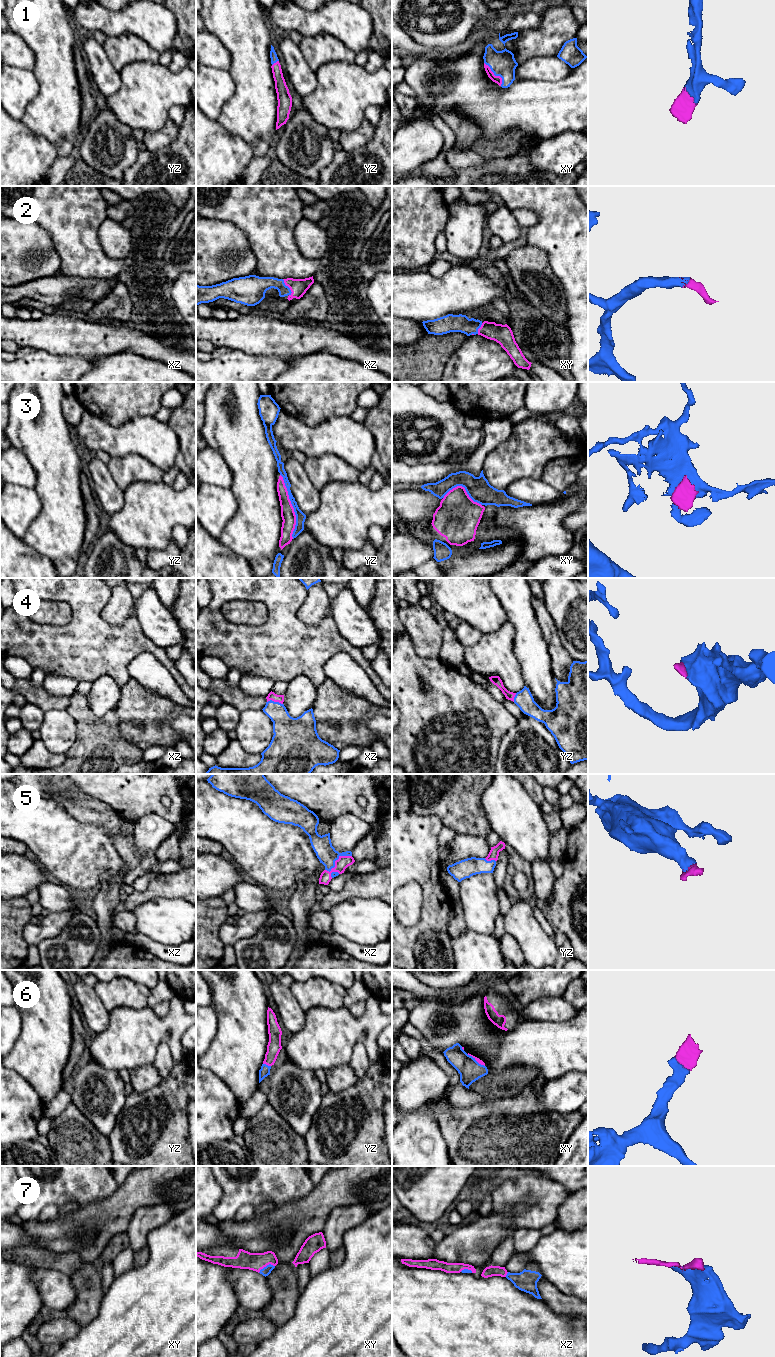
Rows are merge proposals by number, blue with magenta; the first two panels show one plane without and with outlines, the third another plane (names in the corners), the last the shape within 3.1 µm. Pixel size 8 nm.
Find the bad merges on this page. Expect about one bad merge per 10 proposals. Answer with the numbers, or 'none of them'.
3

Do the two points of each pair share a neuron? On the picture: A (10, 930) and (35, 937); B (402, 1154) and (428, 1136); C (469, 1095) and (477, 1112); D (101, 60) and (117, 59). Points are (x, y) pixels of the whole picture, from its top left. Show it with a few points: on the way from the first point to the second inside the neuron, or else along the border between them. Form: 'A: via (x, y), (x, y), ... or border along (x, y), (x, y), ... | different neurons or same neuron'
A: border along (30, 921), (23, 929), (23, 938), (28, 944) | different neurons
B: via (408, 1154), (422, 1142) | same neuron
C: border along (487, 1099), (482, 1103), (469, 1107), (453, 1106) | different neurons
D: border along (102, 45), (107, 58), (119, 72) | different neurons

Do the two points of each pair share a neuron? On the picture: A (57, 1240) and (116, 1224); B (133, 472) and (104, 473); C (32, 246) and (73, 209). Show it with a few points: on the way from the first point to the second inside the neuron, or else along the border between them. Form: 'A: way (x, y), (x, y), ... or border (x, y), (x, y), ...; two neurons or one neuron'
A: way (72, 1226), (86, 1223), (101, 1223); one neuron
B: border (107, 465), (115, 483), (123, 491); two neurons
C: border (41, 227), (50, 235), (53, 247), (58, 253); two neurons

